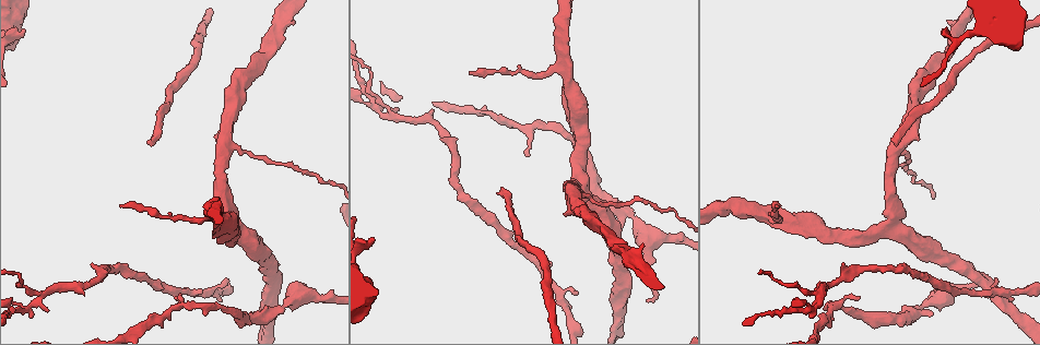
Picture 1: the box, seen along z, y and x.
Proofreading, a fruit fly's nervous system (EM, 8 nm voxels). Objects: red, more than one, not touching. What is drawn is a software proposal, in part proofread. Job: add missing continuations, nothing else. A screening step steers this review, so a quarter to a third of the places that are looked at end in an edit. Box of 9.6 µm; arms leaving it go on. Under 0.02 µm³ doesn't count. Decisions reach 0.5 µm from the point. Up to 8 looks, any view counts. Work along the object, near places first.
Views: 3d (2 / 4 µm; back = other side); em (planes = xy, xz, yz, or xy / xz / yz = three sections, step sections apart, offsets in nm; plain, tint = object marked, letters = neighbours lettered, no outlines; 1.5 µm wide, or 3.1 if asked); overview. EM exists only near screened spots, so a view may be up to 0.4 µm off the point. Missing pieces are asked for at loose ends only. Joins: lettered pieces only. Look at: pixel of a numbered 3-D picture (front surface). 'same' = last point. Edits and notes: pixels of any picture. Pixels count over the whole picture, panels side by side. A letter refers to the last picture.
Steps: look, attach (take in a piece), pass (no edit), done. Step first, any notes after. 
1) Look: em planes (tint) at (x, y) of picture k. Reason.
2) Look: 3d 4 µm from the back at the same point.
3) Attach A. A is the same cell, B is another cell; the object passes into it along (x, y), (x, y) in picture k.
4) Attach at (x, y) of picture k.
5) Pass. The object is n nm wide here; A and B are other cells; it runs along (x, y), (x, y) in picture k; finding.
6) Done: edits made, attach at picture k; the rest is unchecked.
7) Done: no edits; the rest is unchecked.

Look: em planes (letters) at (373, 241) of picture 1. Tapers out.

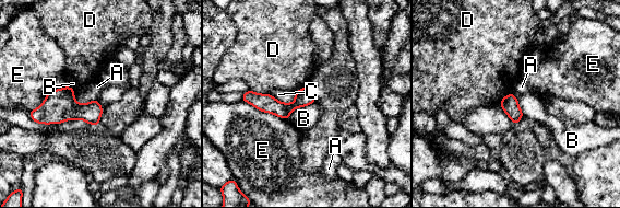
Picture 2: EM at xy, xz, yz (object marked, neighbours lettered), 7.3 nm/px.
Pass. The longest contact is with E, 380 nm; A, B, C, D and E are other cells; a border runs along (314, 101), (296, 107), (287, 119) in picture 2; none of them fits.

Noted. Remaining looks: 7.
Look: em xz step 8 (letters) at (148, 142) of picture 1. Branch stops here.

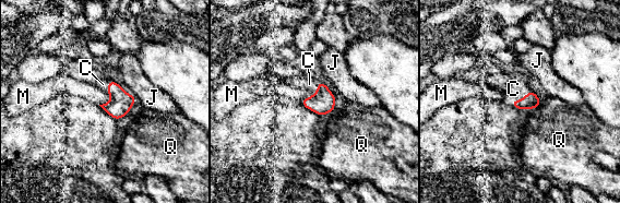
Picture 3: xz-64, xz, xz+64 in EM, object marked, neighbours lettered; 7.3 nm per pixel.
Attach C. C is the same cell, J, M and Q are other cells; the neuron continues.

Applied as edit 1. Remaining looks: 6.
Look: 3d 4 µm at (776, 208) of picture 1. Thin end.

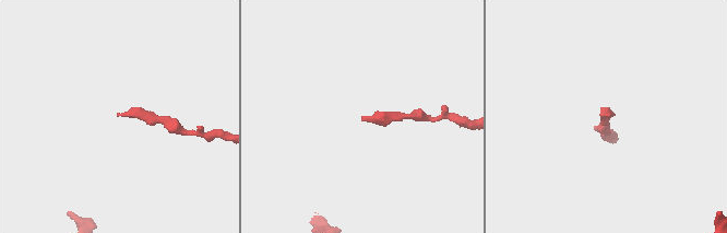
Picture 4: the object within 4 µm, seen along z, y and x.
Look: em planes (letters) at (119, 115) of picture 4. Shape alone is not enough.

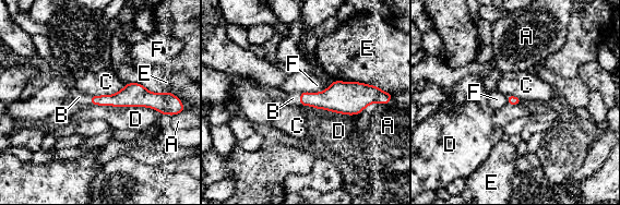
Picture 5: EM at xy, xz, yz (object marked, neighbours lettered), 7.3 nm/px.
Attach B. B is the same cell, A, C, D, E and F are other cells; the object passes into it along (334, 98), (300, 99), (293, 98) in picture 5; the neuron continues.

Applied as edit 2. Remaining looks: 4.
Done: edits made, attach at picture 3, attach at picture 5; the rest is unchecked.

